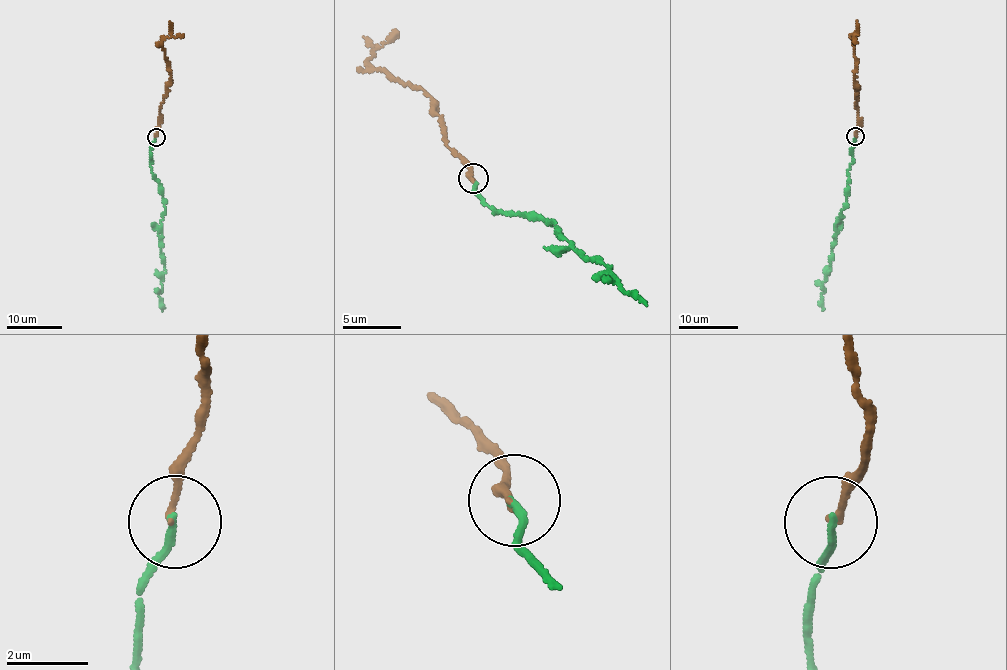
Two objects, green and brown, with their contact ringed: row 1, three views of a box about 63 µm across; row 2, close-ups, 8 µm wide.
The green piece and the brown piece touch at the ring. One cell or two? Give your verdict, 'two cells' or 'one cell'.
two cells

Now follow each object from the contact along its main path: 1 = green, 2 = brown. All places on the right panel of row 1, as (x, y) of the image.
1: (855, 136), (846, 199), (841, 220), (836, 224), (829, 271), (823, 283), (823, 311)
2: (855, 136), (860, 127), (854, 43), (857, 22)

